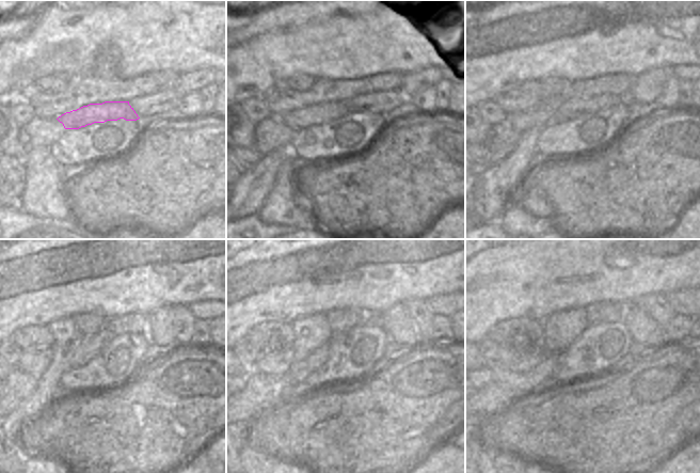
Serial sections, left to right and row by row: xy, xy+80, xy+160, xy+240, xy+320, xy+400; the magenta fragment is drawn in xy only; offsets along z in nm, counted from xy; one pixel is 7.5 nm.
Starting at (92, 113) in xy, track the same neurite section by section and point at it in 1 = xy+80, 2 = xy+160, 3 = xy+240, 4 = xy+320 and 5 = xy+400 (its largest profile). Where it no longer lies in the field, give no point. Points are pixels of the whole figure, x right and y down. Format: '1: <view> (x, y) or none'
1: xy+80 (297, 120)
2: xy+160 (541, 116)
3: xy+240 (35, 362)
4: xy+320 (270, 363)
5: xy+400 (514, 361)

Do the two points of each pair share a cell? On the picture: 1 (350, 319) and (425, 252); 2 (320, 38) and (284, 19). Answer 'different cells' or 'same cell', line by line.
1: different cells
2: same cell

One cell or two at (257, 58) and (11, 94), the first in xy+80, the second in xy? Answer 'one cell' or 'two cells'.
two cells

